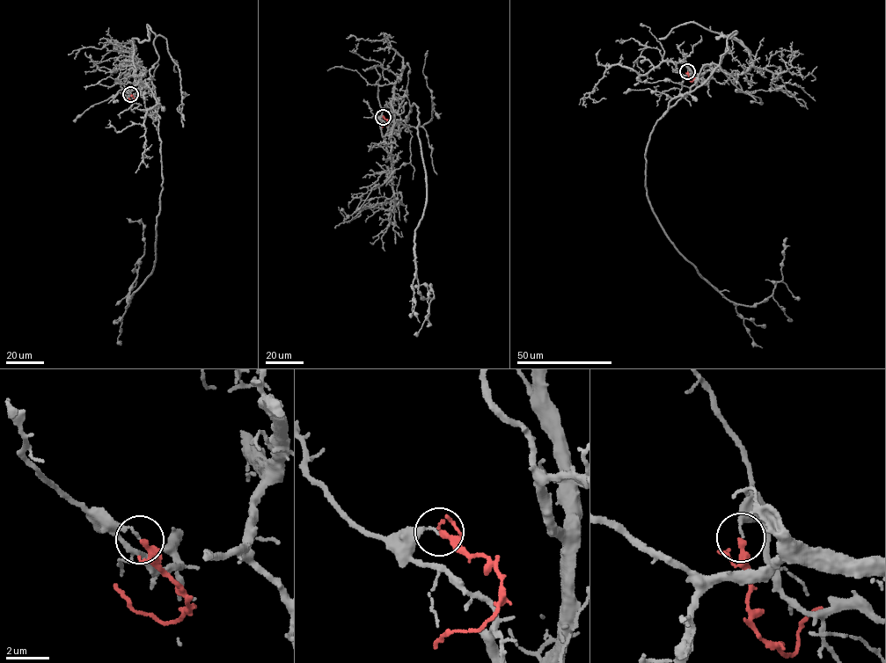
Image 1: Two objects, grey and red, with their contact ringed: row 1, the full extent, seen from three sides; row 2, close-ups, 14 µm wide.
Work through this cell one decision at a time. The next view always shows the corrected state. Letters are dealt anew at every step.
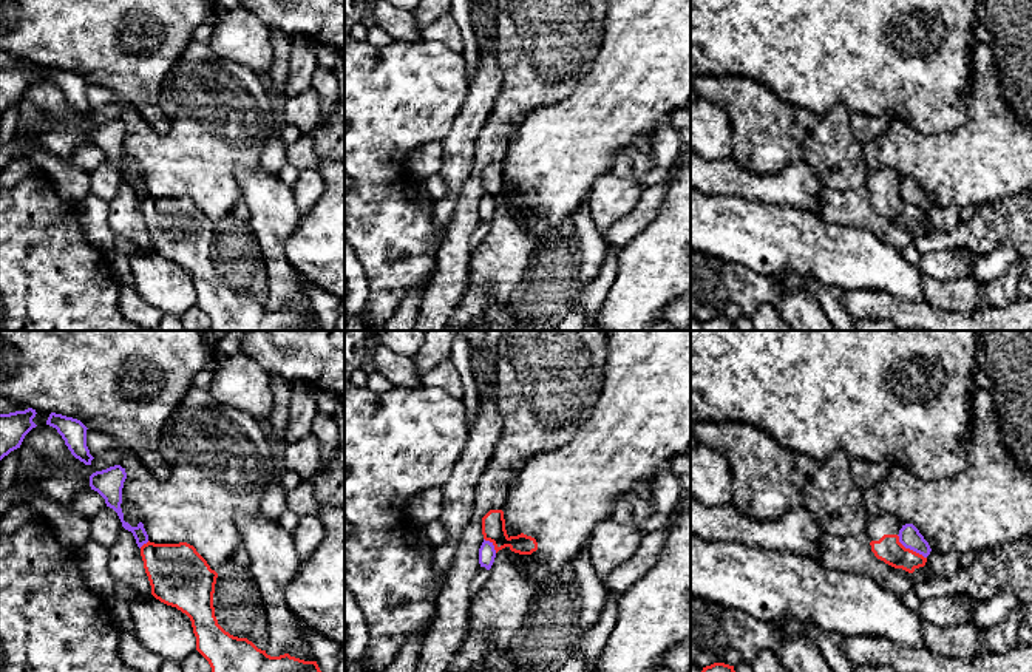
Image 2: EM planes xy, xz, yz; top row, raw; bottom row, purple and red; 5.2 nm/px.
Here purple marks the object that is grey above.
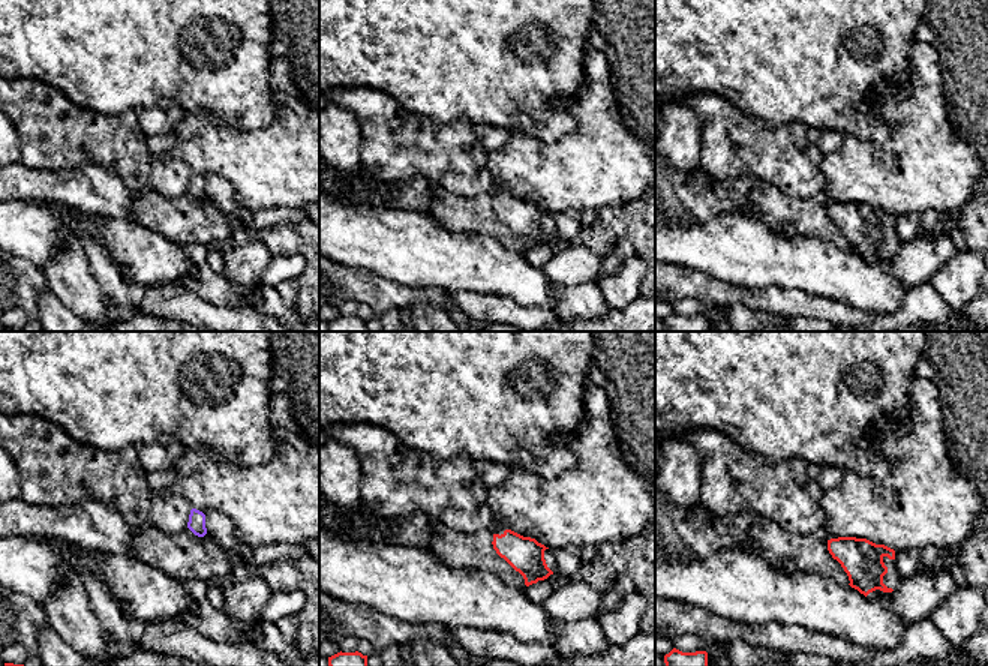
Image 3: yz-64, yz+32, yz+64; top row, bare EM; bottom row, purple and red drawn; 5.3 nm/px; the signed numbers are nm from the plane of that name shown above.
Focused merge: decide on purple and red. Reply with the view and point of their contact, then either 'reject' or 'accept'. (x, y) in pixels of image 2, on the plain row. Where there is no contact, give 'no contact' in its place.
yz (910, 203) | reject

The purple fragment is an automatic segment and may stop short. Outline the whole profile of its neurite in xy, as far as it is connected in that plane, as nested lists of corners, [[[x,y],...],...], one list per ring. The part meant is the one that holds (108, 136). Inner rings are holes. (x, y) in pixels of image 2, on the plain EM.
[[[114,119],[107,124],[93,127],[90,130],[90,141],[105,153],[107,161],[113,162],[117,167],[122,181],[133,187],[136,198],[141,202],[144,198],[148,196],[148,188],[144,182],[144,178],[139,176],[136,181],[131,181],[128,176],[124,175],[124,167],[121,162],[125,133],[125,122],[122,122],[121,119]]]

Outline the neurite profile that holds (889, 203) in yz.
[[[868,167],[867,188],[874,210],[895,222],[913,227],[927,216],[927,212],[899,196],[899,181],[893,168]]]

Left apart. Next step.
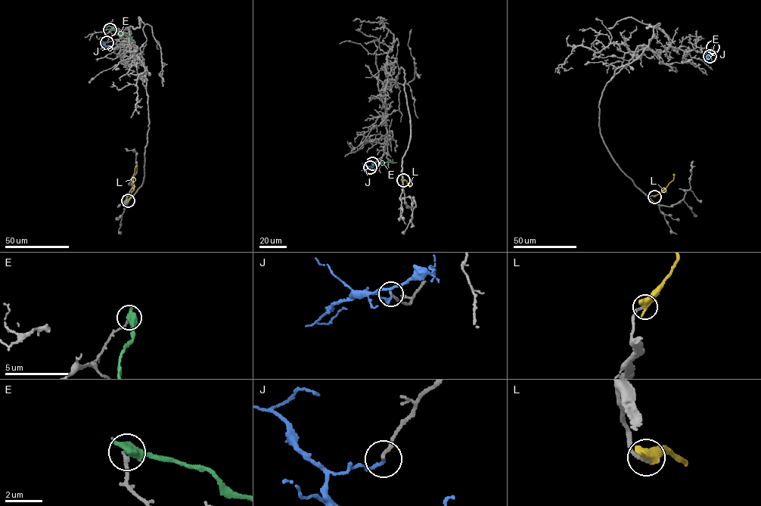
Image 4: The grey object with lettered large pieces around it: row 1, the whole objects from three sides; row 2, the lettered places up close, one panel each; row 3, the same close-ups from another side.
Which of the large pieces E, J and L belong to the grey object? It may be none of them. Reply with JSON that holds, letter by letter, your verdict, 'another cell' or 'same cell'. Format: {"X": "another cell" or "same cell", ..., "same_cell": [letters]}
{"E": "another cell", "J": "another cell", "L": "another cell", "same_cell": []}

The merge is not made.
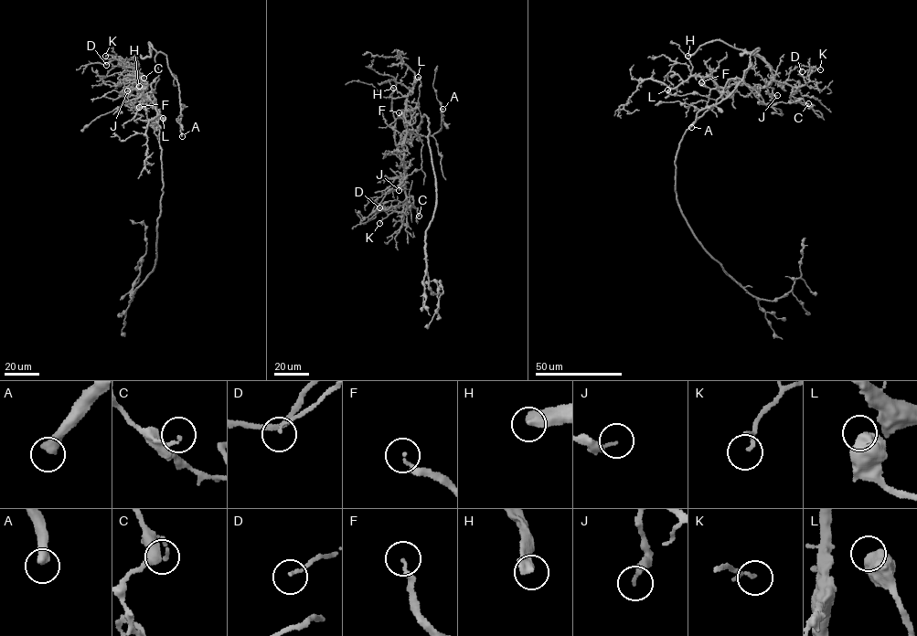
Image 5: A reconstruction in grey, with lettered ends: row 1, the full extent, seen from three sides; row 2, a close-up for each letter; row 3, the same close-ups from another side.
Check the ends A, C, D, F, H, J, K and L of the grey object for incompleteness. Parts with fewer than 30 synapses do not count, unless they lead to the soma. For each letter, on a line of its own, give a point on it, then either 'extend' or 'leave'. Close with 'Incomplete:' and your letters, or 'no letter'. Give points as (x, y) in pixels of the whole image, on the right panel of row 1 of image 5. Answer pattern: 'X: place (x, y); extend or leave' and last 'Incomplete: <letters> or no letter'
A: place (691, 127); extend
C: place (808, 103); leave
D: place (802, 71); leave
F: place (701, 82); extend
H: place (687, 56); extend
J: place (777, 95); leave
K: place (820, 69); leave
L: place (667, 90); leave
Incomplete: A, F, H

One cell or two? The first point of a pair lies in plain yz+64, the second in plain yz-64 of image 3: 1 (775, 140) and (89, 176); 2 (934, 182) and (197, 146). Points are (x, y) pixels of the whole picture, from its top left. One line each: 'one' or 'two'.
1: two
2: one

